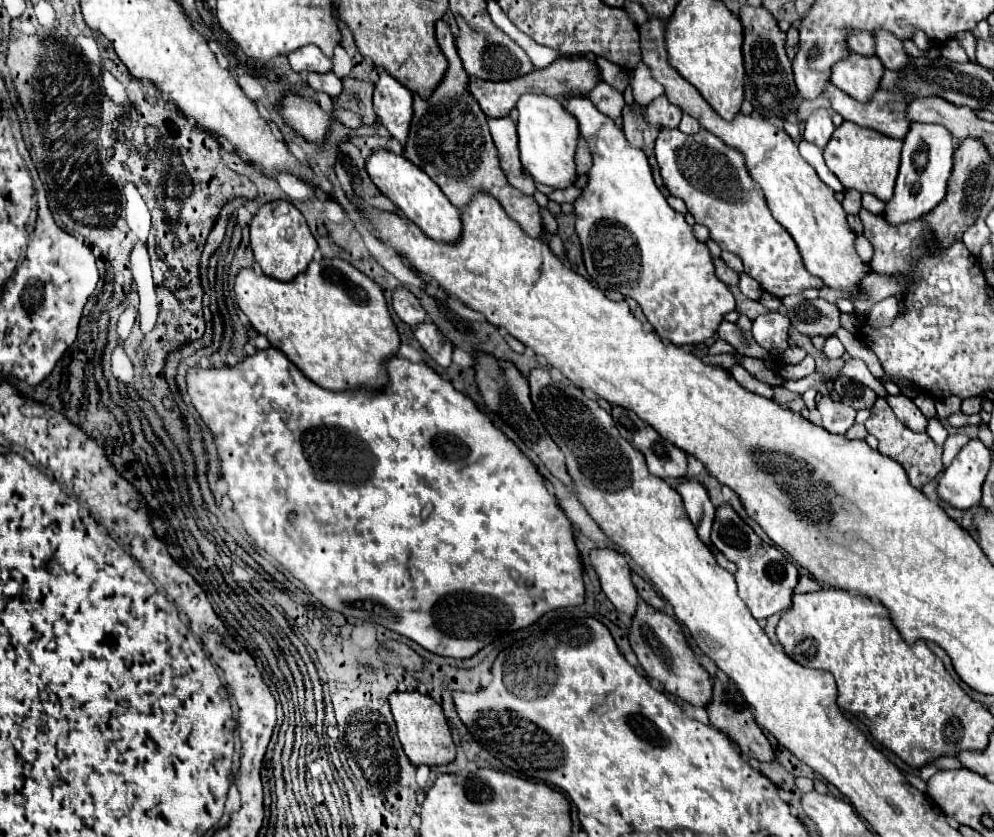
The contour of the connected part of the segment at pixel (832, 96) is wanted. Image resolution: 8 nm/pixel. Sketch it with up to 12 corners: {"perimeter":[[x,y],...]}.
{"perimeter":[[828,83],[834,113],[860,127],[904,139],[908,101],[878,91],[870,101],[850,99]]}

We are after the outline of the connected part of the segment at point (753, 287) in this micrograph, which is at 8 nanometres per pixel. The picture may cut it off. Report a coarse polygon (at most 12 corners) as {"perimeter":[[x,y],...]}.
{"perimeter":[[746,273],[740,275],[740,291],[760,301],[762,289],[756,279]]}

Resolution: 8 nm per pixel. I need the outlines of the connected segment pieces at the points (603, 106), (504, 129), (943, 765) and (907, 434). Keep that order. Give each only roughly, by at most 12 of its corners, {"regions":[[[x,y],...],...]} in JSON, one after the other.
{"regions":[[[598,83],[588,99],[620,121],[624,97],[608,83]],[[510,117],[488,119],[500,165],[512,187],[534,195],[522,173],[516,125]],[[952,756],[940,757],[930,765],[938,769],[959,769],[960,761]],[[886,399],[864,425],[878,451],[922,489],[942,469],[942,447],[894,417]]]}

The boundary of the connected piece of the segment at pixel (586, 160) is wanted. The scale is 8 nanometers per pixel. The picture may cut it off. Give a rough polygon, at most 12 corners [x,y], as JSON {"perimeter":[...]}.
{"perimeter":[[578,137],[576,169],[578,175],[588,173],[592,167],[592,155],[582,137]]}

